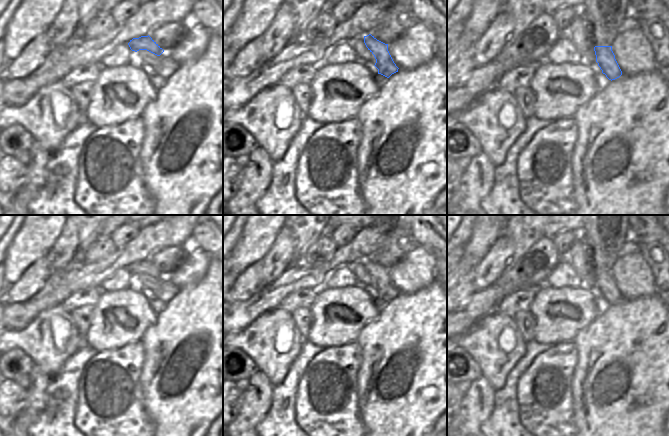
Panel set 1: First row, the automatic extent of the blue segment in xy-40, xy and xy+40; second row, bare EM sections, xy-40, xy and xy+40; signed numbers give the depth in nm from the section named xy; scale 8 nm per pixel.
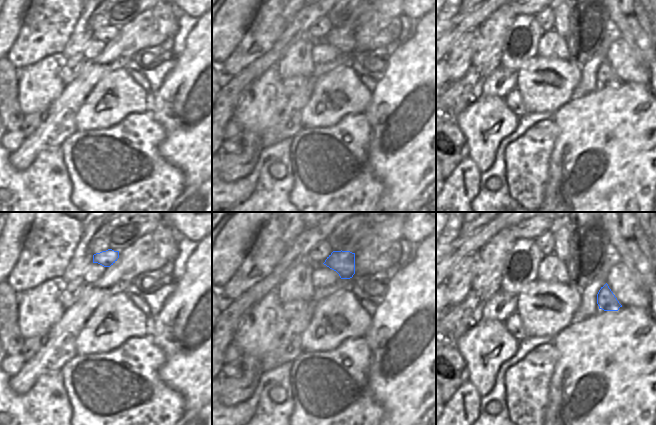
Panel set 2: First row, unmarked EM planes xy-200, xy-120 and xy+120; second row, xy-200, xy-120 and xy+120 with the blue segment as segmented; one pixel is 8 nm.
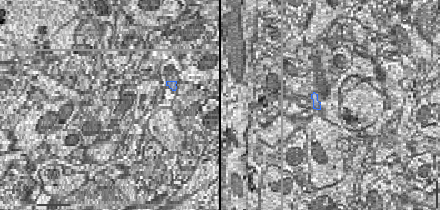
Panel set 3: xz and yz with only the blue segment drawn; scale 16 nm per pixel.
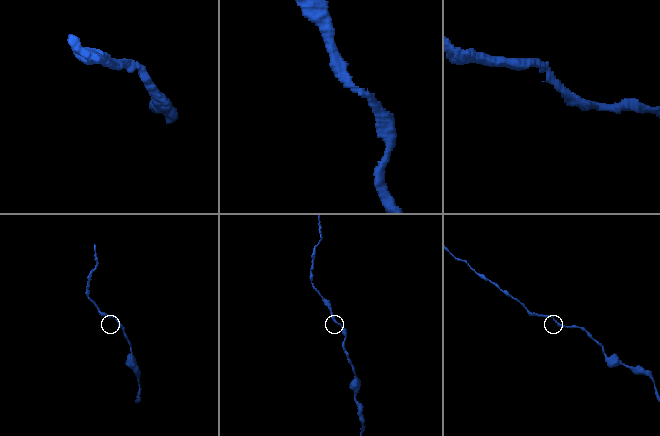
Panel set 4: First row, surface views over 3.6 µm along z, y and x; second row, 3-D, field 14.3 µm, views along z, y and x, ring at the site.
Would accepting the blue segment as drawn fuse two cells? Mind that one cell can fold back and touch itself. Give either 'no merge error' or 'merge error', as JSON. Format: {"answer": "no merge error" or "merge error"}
{"answer": "no merge error"}

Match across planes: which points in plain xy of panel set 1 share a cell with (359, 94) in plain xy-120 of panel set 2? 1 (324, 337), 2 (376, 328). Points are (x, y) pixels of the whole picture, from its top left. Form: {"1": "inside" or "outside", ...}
{"1": "inside", "2": "outside"}

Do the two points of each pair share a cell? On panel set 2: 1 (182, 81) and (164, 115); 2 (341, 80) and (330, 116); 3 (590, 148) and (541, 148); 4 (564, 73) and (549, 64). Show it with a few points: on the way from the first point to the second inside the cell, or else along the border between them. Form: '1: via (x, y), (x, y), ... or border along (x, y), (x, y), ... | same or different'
1: via (182, 89), (182, 96), (171, 107) | same
2: via (345, 90), (351, 97), (351, 101), (340, 110) | same
3: border along (557, 125), (558, 137), (551, 154), (548, 171) | different
4: via (560, 72), (553, 67) | same

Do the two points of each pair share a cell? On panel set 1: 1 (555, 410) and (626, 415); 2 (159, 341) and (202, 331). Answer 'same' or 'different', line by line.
1: different
2: same

